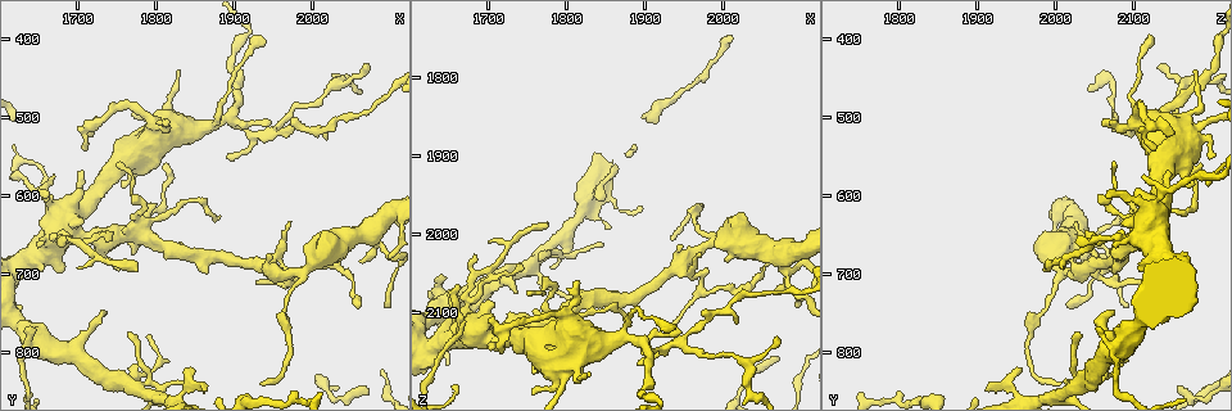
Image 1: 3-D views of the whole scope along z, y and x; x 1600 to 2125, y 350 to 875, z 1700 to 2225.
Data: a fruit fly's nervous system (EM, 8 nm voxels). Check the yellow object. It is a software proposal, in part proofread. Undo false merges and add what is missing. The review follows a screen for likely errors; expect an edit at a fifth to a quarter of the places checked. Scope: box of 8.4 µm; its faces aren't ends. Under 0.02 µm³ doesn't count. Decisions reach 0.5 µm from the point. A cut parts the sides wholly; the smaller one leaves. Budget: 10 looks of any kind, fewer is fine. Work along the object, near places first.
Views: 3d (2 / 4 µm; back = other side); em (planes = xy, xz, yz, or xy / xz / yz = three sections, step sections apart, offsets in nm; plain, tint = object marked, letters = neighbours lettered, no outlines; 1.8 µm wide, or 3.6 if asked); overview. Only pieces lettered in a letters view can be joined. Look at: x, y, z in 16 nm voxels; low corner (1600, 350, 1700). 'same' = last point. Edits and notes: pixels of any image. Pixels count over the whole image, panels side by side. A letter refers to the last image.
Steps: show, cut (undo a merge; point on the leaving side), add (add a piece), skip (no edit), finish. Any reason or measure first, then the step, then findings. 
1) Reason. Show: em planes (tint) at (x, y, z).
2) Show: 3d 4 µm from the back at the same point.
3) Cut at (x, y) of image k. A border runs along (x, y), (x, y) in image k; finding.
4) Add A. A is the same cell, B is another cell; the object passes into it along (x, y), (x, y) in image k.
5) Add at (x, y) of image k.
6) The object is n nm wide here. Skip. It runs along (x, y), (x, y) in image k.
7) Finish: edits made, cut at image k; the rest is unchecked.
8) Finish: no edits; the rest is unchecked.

Abrupt turn. Show: em yz step 16 (tint) at (2070, 645, 2030).

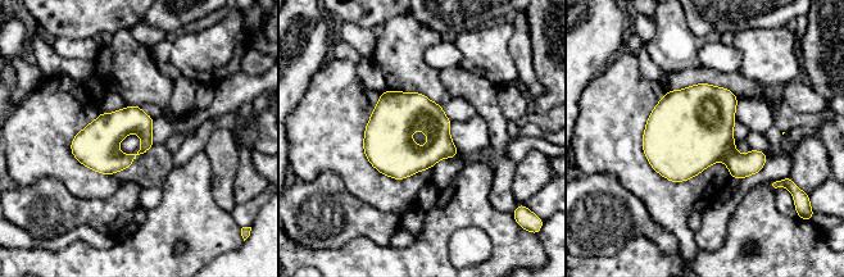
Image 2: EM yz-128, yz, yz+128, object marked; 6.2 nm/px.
Show: em planes (tint) at the same point.

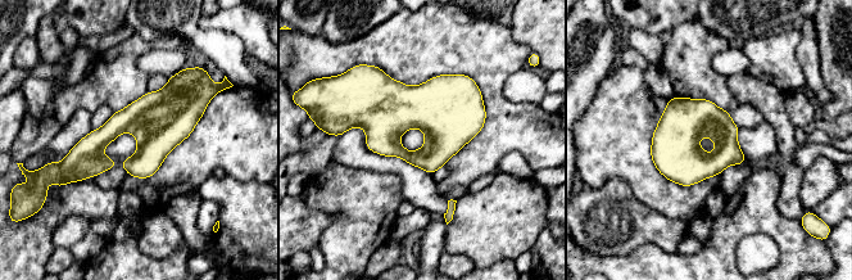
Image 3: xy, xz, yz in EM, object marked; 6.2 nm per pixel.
What lies round it. Show: em planes (letters) at the same point.

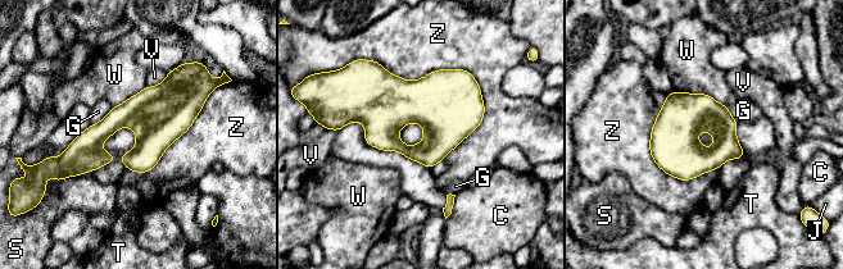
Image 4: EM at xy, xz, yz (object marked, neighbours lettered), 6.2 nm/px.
The object is 220 nm wide here. Skip. C, G, J, S, T, V, W and Z are other cells; it runs along (200, 99), (119, 115), (62, 163) in image 4; continuous, no second cell.

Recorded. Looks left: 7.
Narrows sharply. Show: em xz step 8 (letters) at (1675, 655, 2070).

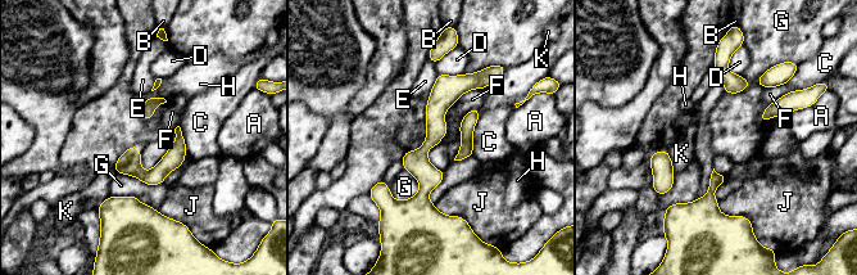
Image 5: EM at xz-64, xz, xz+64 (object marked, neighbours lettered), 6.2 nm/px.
Show: em planes (letters) at the same point.

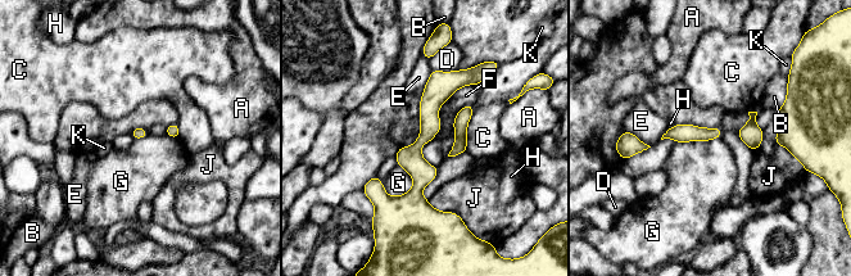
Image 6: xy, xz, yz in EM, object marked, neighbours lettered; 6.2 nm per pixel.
Skip. A, B, C, D, E, F, G, H, J and K are other cells; a border runs along (397, 164), (412, 186), (390, 197) in image 6; all the same cell.

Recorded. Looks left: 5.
Free end. Show: em planes (plain) at (1645, 765, 2055).

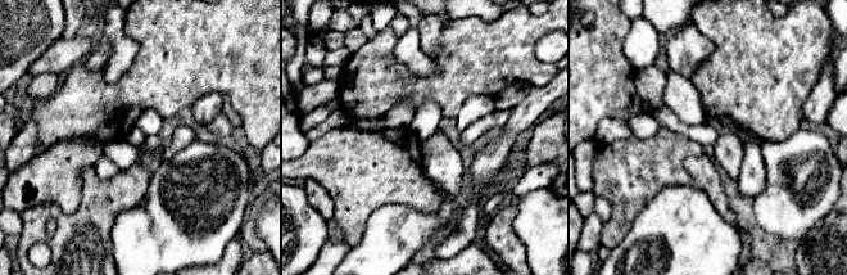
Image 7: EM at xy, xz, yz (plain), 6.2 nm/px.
What lies round it. Show: em planes (letters) at the same point.

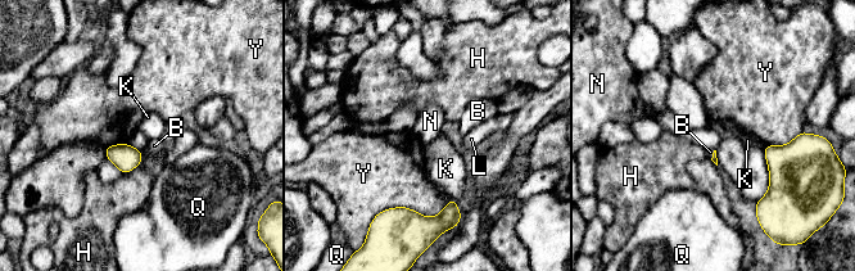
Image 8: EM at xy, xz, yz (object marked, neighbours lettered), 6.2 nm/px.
The longest contact is with Y, 460 nm. Add B. B is the same cell, H, K, L, N, Q and Y are other cells; the object passes into it along (125, 157), (141, 157), (154, 145) in image 8; it goes on there.

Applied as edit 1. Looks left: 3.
Free end. Show: 3d 4 µm at (1930, 395, 2120).

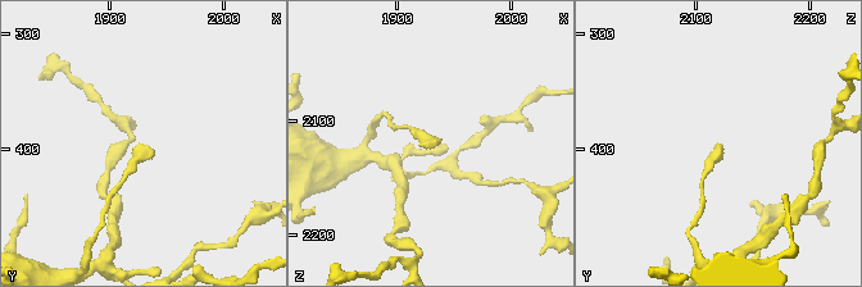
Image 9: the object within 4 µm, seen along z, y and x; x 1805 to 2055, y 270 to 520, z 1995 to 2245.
Show: em xy step 16 (letters) at (1936, 394, 2120).

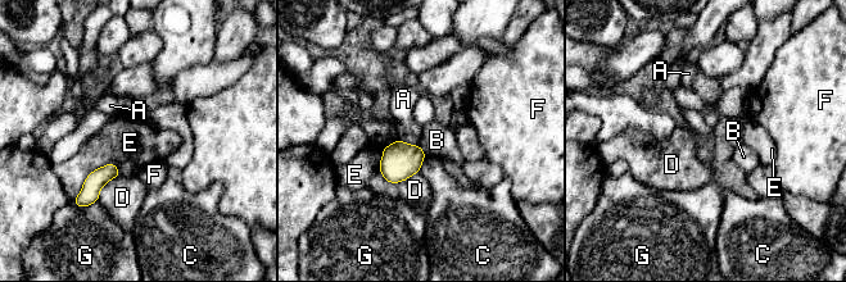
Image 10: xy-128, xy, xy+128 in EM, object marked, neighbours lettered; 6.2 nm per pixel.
The object is 190 nm wide here. Skip. A, B, C, D, E, F and G are other cells; no lettered piece goes on from it.

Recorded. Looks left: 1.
Finish: edits made, add at image 8; the rest is unchecked.

